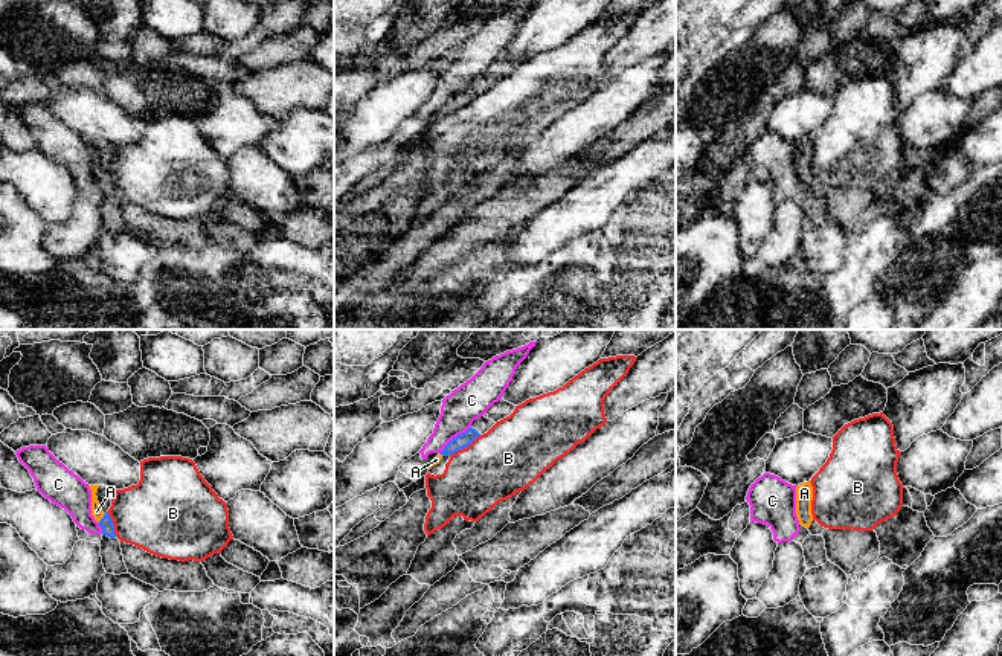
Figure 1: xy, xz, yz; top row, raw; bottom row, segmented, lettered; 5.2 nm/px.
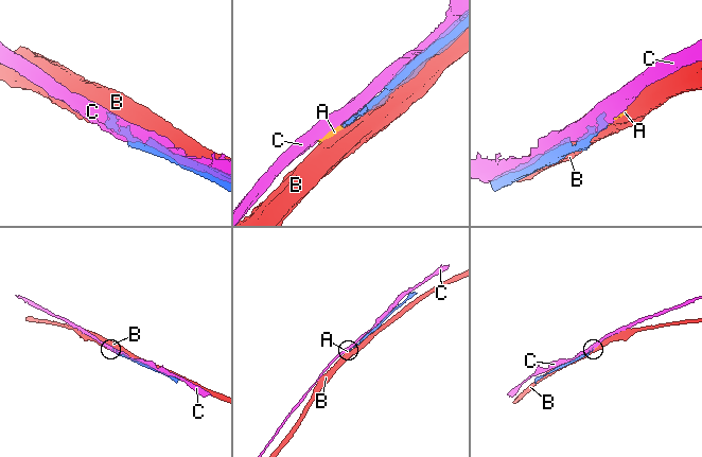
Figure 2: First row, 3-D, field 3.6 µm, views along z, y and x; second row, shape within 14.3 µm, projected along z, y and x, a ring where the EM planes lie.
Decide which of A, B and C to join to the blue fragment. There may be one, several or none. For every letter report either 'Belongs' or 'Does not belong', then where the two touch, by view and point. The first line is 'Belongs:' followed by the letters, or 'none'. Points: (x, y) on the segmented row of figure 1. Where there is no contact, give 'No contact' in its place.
Belongs: A
A: Belongs. Touches blue at xy (101, 519)
B: Does not belong. Touches blue at xz (464, 447)
C: Does not belong. Touches blue at xz (453, 438)

